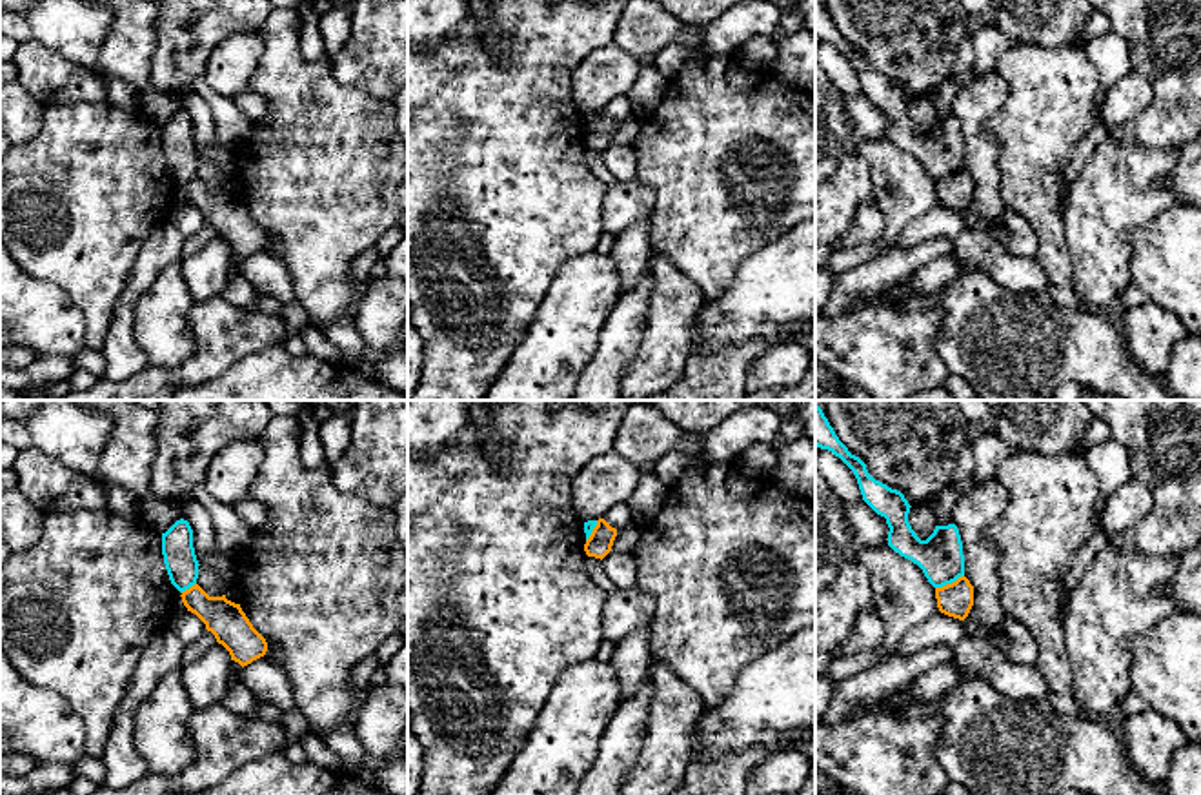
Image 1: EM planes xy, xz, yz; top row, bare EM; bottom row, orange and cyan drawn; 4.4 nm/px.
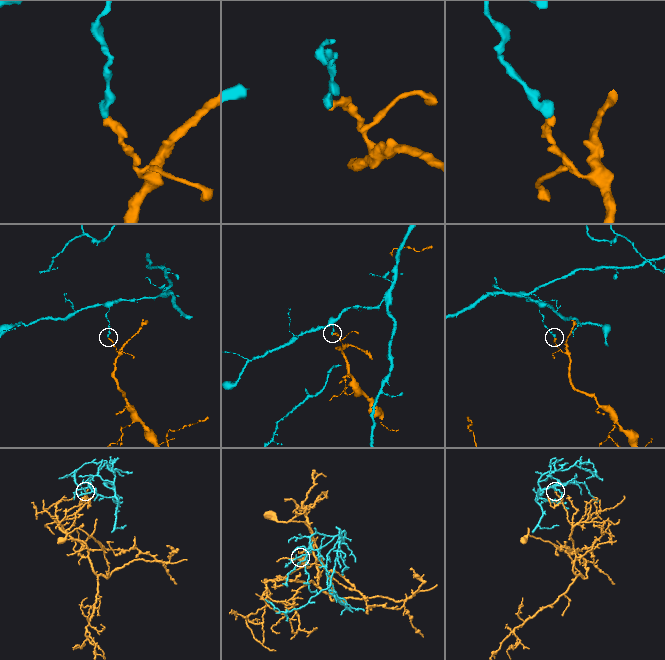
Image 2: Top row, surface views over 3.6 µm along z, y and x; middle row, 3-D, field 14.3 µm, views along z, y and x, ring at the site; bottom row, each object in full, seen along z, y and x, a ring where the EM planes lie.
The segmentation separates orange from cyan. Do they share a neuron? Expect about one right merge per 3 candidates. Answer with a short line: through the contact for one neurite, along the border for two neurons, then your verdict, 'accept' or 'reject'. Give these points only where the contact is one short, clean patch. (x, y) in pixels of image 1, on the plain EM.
yz (963, 166), (936, 181) | reject

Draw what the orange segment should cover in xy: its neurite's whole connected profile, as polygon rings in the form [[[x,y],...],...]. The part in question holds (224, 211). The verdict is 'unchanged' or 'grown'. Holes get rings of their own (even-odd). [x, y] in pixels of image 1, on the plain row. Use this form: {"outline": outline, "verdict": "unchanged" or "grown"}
{"outline": [[[198,176],[182,184],[182,195],[195,206],[222,236],[231,253],[242,260],[260,251],[267,244],[266,231],[253,220],[240,196],[222,189],[209,189]]], "verdict": "unchanged"}

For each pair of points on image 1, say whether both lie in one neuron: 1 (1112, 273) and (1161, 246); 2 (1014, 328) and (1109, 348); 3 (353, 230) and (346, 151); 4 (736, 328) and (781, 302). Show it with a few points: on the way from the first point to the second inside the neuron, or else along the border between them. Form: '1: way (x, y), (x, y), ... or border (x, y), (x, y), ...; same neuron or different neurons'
1: border (1147, 222), (1129, 235), (1130, 281); different neurons
2: way (1038, 346), (1085, 348); same neuron
3: way (346, 210), (346, 171); same neuron
4: way (746, 317), (759, 304), (770, 302); same neuron

